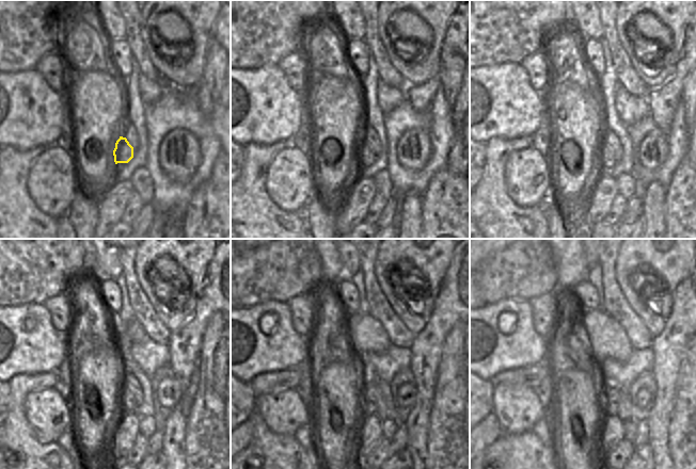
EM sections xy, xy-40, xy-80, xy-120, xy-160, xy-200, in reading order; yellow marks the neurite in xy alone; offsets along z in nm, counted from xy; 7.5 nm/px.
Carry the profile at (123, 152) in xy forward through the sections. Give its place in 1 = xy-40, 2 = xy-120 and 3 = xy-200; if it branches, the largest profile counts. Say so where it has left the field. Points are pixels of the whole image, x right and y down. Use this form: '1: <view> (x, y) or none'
1: xy-40 (364, 155)
2: xy-120 (130, 397)
3: xy-200 (610, 395)

